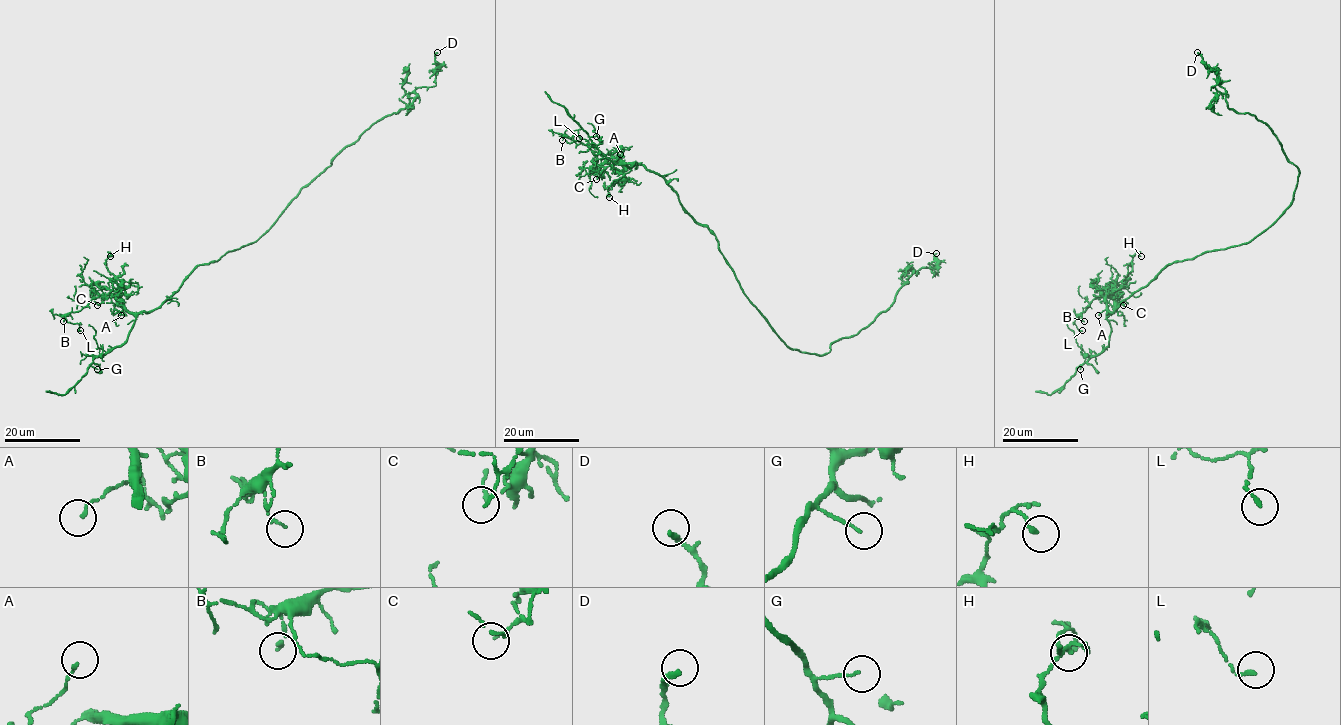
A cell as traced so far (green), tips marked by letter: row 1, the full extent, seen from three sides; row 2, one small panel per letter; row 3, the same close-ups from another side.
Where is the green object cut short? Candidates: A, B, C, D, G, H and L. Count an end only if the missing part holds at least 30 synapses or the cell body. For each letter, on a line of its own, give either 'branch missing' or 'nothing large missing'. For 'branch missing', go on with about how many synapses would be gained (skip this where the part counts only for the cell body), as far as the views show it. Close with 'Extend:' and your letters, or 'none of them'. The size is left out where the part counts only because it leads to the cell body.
A: nothing large missing
B: nothing large missing
C: nothing large missing
D: nothing large missing
G: nothing large missing
H: nothing large missing
L: nothing large missing
Extend: none of them

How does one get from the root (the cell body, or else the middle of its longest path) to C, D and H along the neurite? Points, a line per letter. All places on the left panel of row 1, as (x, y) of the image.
C: (246, 245), (218, 261), (200, 264), (152, 310), (131, 313), (116, 297), (107, 297), (97, 305)
D: (246, 245), (263, 234), (299, 191), (374, 123), (403, 109), (416, 89), (435, 85), (437, 52)
H: (246, 245), (200, 264), (163, 303), (141, 313), (124, 305), (125, 289), (106, 266), (110, 256)

